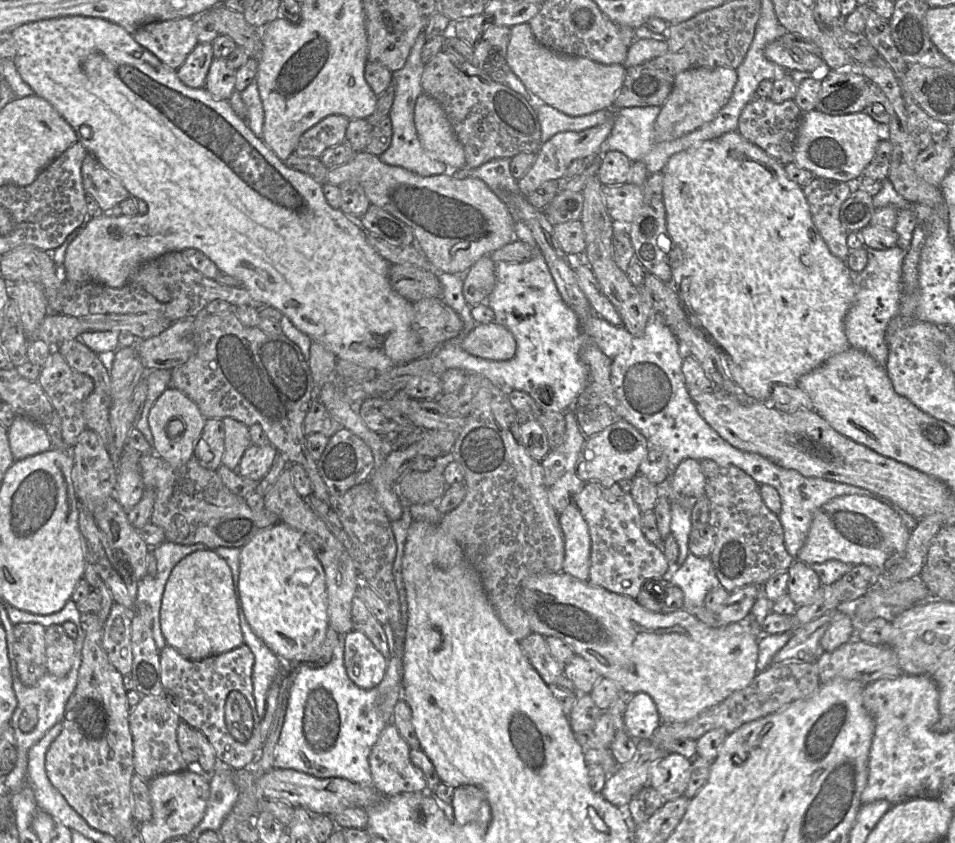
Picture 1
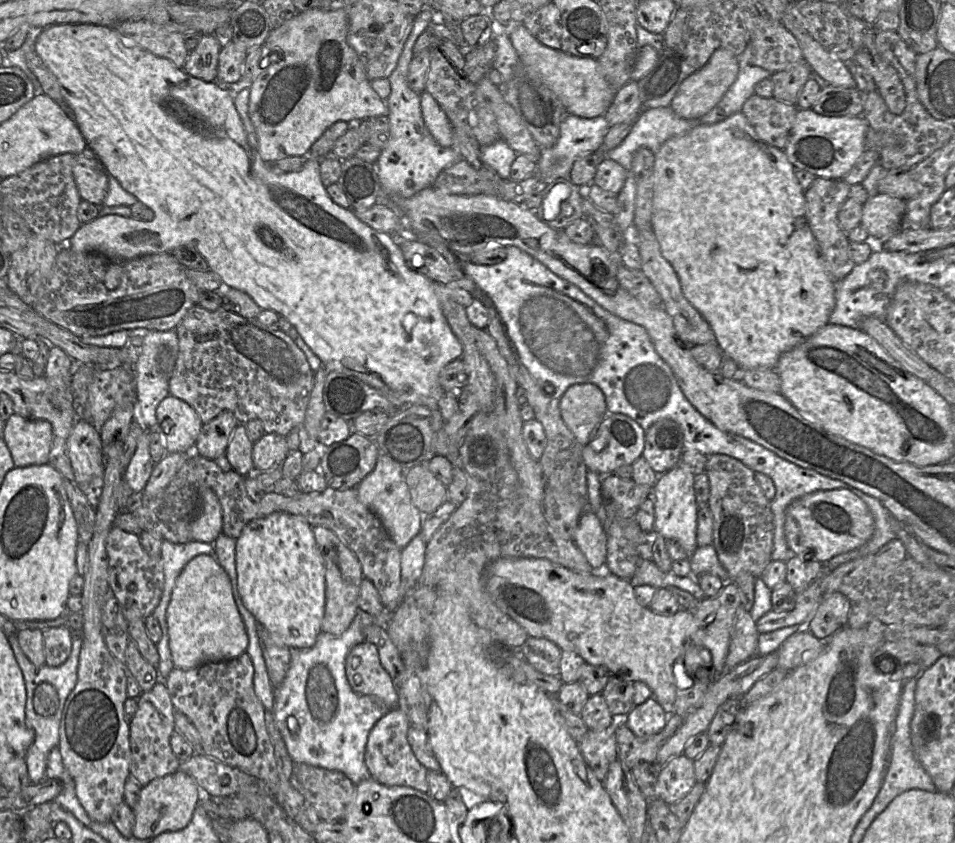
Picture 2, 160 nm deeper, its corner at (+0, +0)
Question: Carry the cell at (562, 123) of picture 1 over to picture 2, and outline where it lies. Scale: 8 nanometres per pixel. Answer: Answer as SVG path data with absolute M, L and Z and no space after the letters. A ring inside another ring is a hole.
M568 114L560 125L559 137L555 145L550 148L541 148L537 174L542 182L552 182L562 178L568 179L573 163L577 158L588 153L599 153L610 127L604 115L583 118Z

